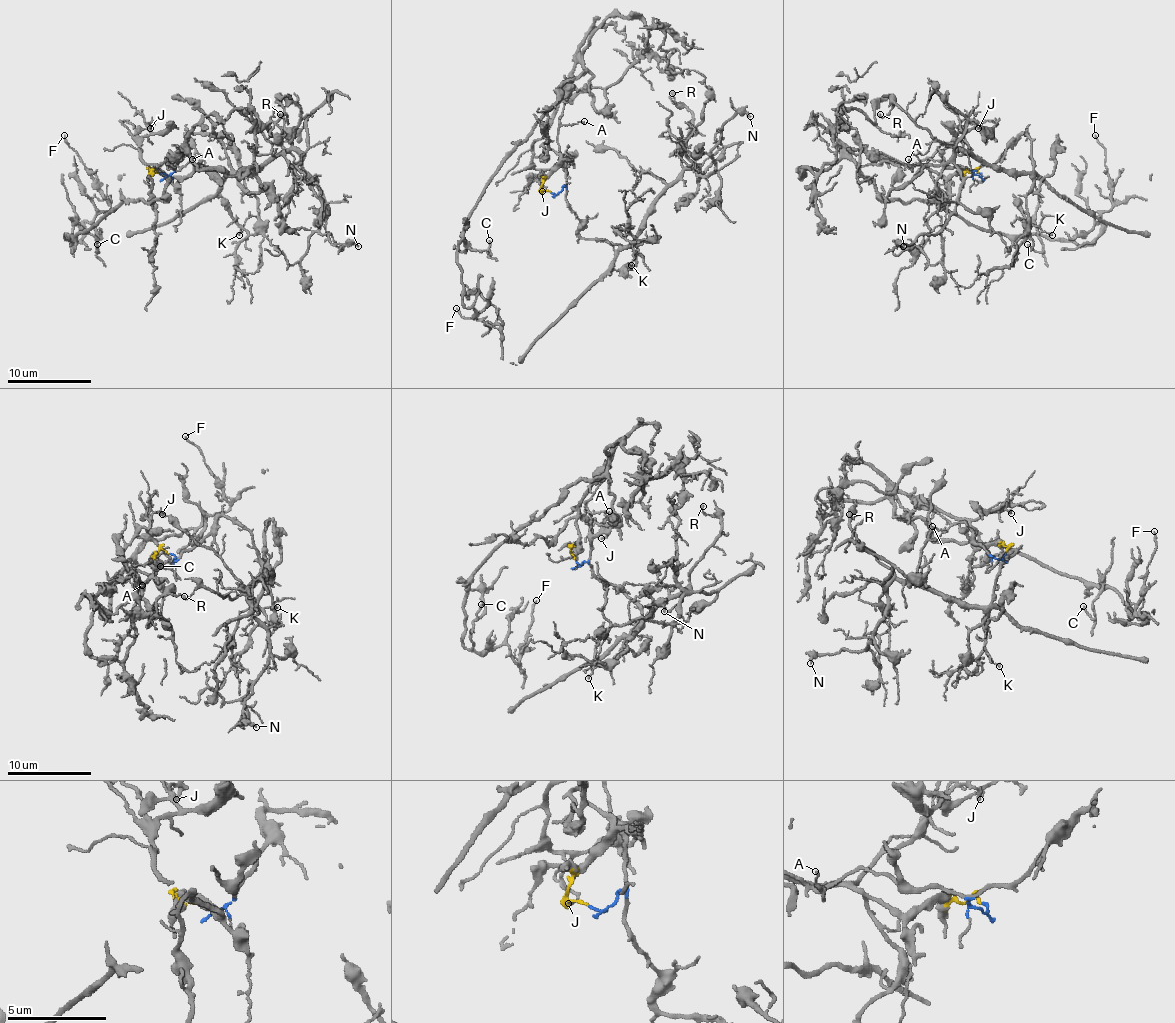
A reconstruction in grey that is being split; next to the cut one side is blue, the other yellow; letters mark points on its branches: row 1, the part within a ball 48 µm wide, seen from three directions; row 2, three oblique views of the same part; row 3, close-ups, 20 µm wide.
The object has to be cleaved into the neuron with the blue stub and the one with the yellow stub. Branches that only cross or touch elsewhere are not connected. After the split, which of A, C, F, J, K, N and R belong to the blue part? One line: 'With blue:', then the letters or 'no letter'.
With blue: A, K, N, R

